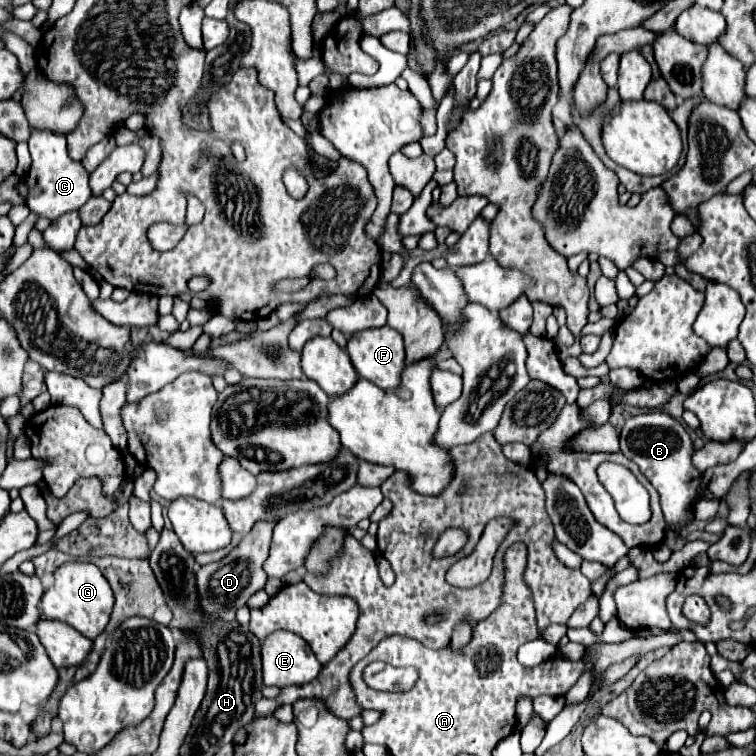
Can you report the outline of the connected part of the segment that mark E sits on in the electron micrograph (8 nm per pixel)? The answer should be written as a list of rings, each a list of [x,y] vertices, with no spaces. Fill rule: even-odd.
[[[278,630],[262,642],[262,666],[264,684],[278,688],[310,682],[322,670],[308,642],[286,630]]]

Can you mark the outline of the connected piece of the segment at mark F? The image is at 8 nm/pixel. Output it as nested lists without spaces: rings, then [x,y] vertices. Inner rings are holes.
[[[382,326],[382,328],[362,330],[348,338],[346,352],[348,352],[354,368],[358,370],[360,378],[370,380],[372,384],[376,384],[382,390],[388,390],[388,388],[392,390],[402,384],[402,372],[406,368],[406,354],[404,354],[404,340],[394,328]]]

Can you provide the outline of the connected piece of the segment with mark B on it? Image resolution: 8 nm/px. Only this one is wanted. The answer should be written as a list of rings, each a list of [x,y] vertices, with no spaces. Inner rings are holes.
[[[662,412],[636,414],[628,418],[620,430],[620,452],[626,454],[626,458],[630,458],[632,462],[636,462],[640,472],[658,490],[660,506],[668,524],[684,522],[690,518],[692,502],[700,486],[702,474],[692,468],[692,440],[678,420]]]

